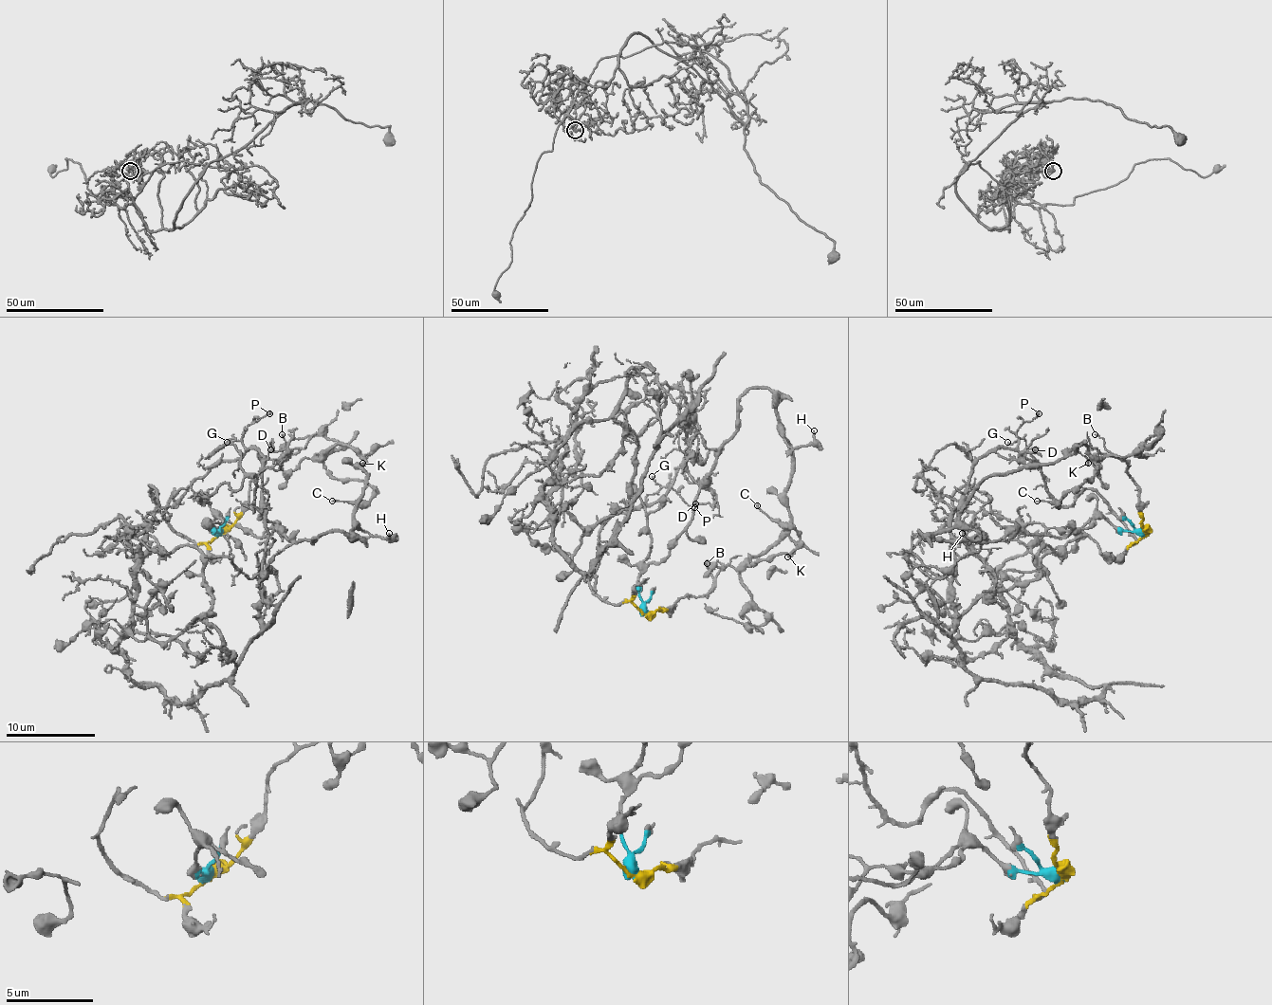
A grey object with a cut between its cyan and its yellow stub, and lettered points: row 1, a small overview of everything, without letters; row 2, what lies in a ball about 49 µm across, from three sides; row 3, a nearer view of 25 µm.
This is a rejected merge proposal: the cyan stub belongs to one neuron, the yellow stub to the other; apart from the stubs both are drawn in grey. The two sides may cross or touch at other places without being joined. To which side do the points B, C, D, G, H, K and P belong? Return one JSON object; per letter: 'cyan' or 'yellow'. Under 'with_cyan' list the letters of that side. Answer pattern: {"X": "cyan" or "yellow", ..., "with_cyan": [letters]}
{"B": "yellow", "C": "cyan", "D": "yellow", "G": "yellow", "H": "cyan", "K": "cyan", "P": "yellow", "with_cyan": ["C", "H", "K"]}

